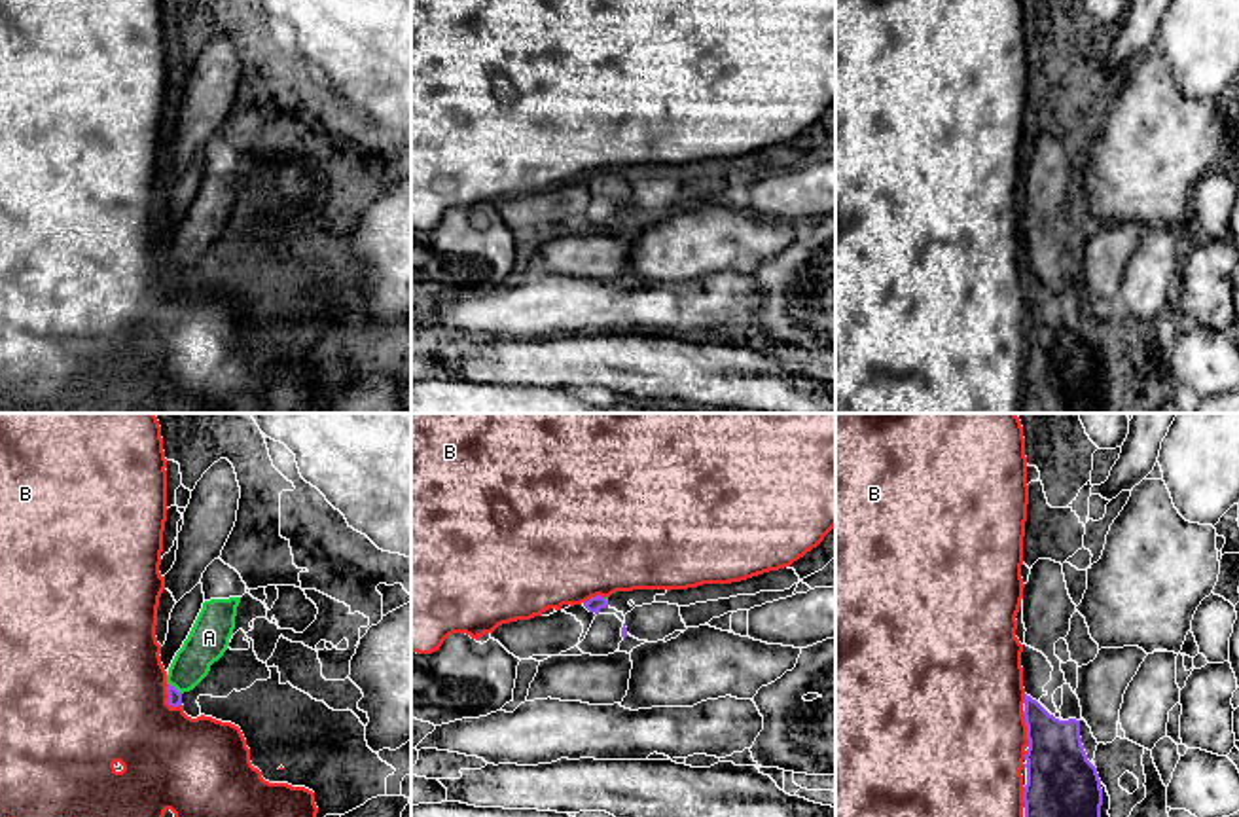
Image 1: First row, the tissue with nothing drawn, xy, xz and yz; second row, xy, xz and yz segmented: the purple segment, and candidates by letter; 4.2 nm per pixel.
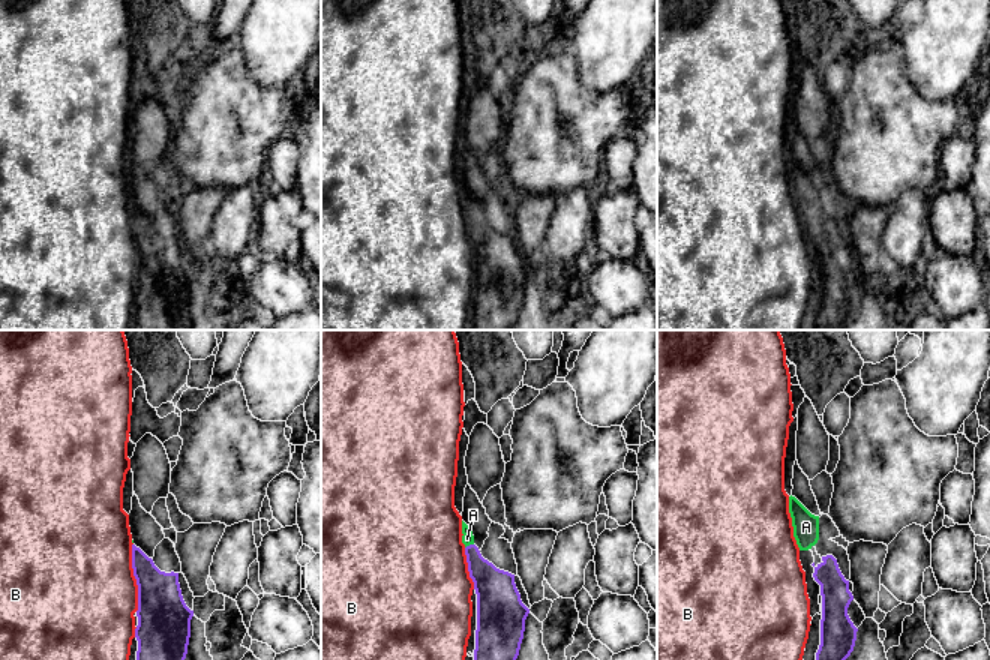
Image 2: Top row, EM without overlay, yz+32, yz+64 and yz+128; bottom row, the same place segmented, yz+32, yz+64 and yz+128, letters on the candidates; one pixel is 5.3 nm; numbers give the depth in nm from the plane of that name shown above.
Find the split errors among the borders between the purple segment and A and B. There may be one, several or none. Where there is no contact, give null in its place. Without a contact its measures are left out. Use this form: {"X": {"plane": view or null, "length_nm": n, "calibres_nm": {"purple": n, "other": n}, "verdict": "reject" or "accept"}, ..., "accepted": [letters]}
{"A": {"plane": "xy", "length_nm": 80, "calibres_nm": {"purple": 60, "other": 170}, "verdict": "accept"}, "B": {"plane": "yz", "length_nm": 160, "calibres_nm": {"purple": 280, "other": 480}, "verdict": "reject"}, "accepted": ["A"]}

